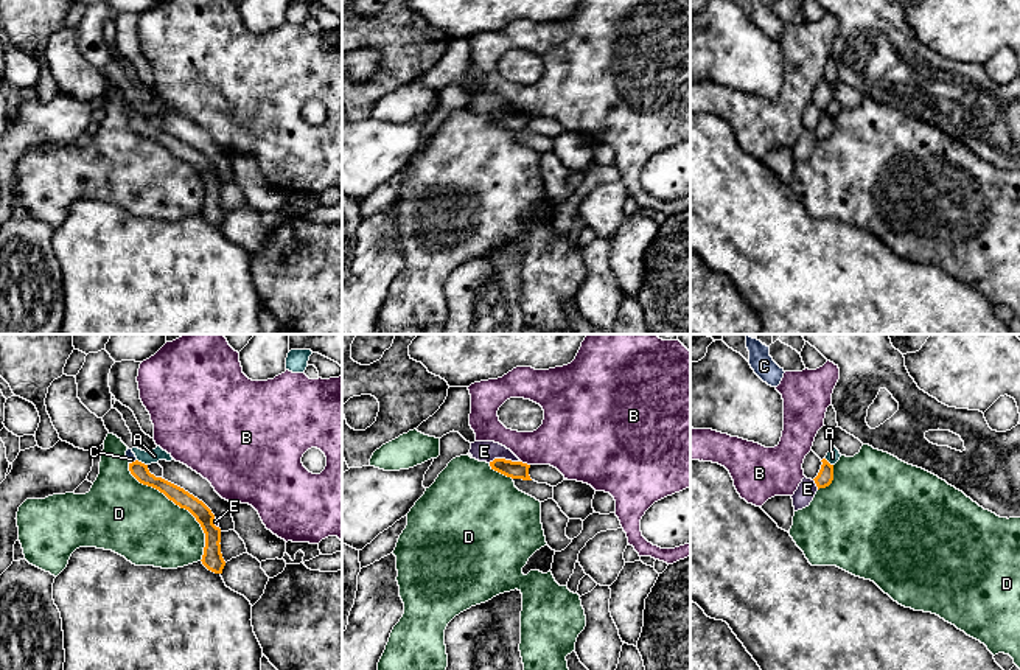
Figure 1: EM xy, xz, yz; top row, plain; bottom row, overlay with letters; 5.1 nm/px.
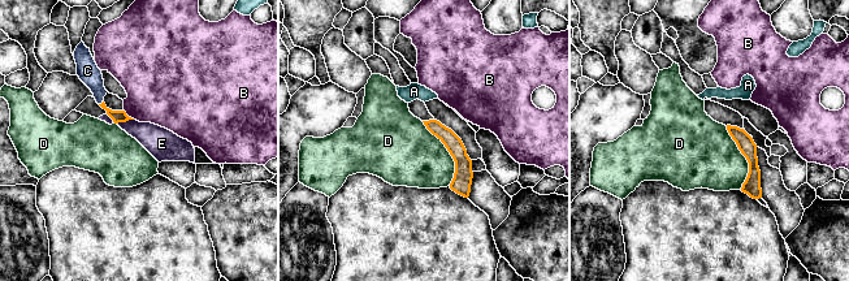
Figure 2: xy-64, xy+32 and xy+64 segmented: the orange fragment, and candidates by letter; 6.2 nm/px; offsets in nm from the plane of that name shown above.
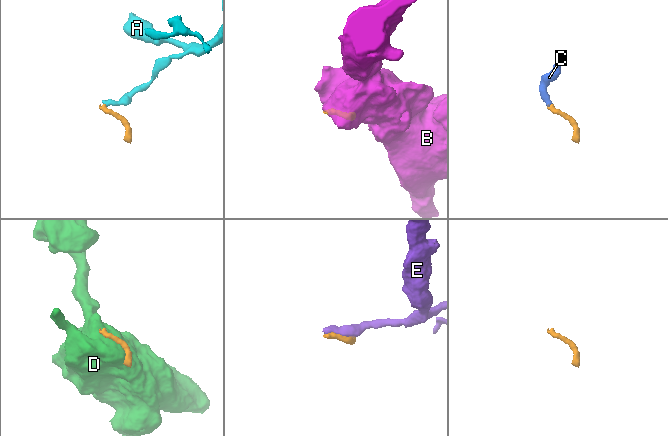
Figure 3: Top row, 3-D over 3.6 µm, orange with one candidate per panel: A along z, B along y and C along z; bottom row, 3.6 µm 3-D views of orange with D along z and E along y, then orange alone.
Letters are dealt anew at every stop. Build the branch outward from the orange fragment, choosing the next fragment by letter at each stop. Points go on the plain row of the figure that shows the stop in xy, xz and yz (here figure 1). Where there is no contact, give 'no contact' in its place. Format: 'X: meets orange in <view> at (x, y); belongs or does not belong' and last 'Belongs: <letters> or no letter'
A: meets orange in xy at (140, 114); does not belong
B: meets orange in xz at (526, 115); does not belong
C: meets orange in xy at (132, 114); belongs
D: meets orange in xy at (179, 157); does not belong
E: meets orange in xz at (504, 111); does not belong
Belongs: C

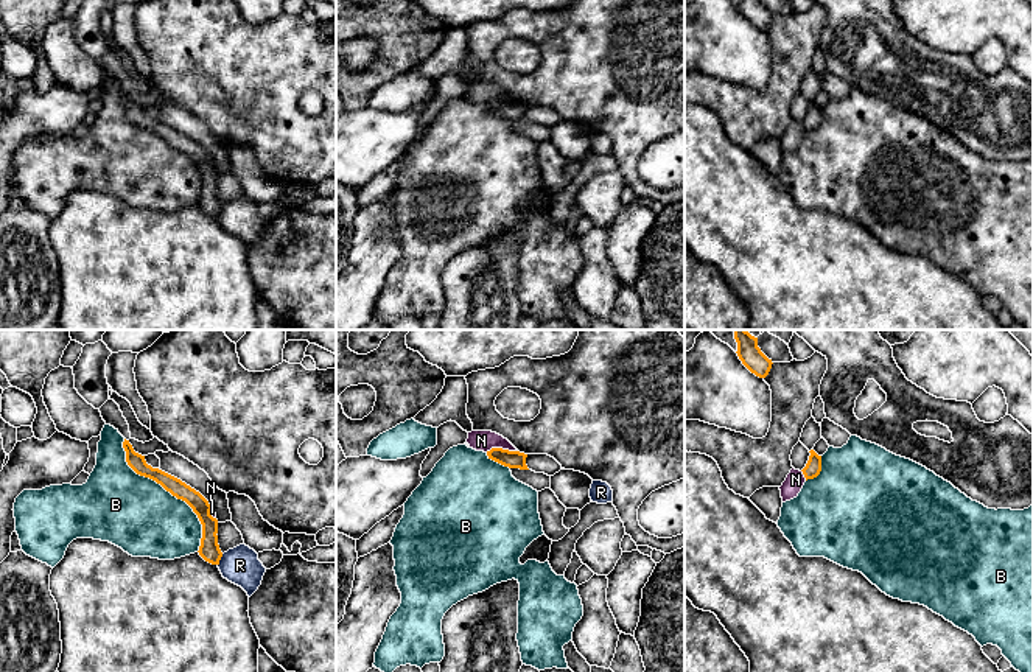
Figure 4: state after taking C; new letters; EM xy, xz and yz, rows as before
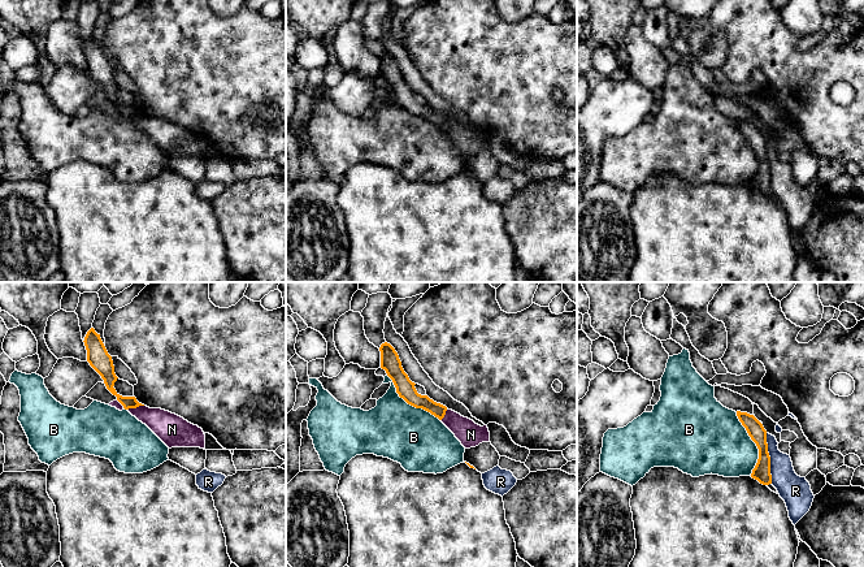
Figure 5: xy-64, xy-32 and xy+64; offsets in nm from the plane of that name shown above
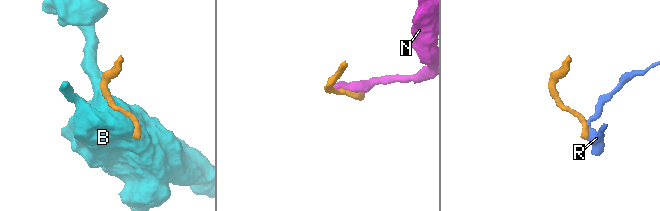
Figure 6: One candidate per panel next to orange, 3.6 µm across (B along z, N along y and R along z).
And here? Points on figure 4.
B: meets orange in xy at (168, 142); does not belong
N: meets orange in xz at (501, 100); does not belong
R: meets orange in xy at (220, 210); does not belong
Belongs: no letter

